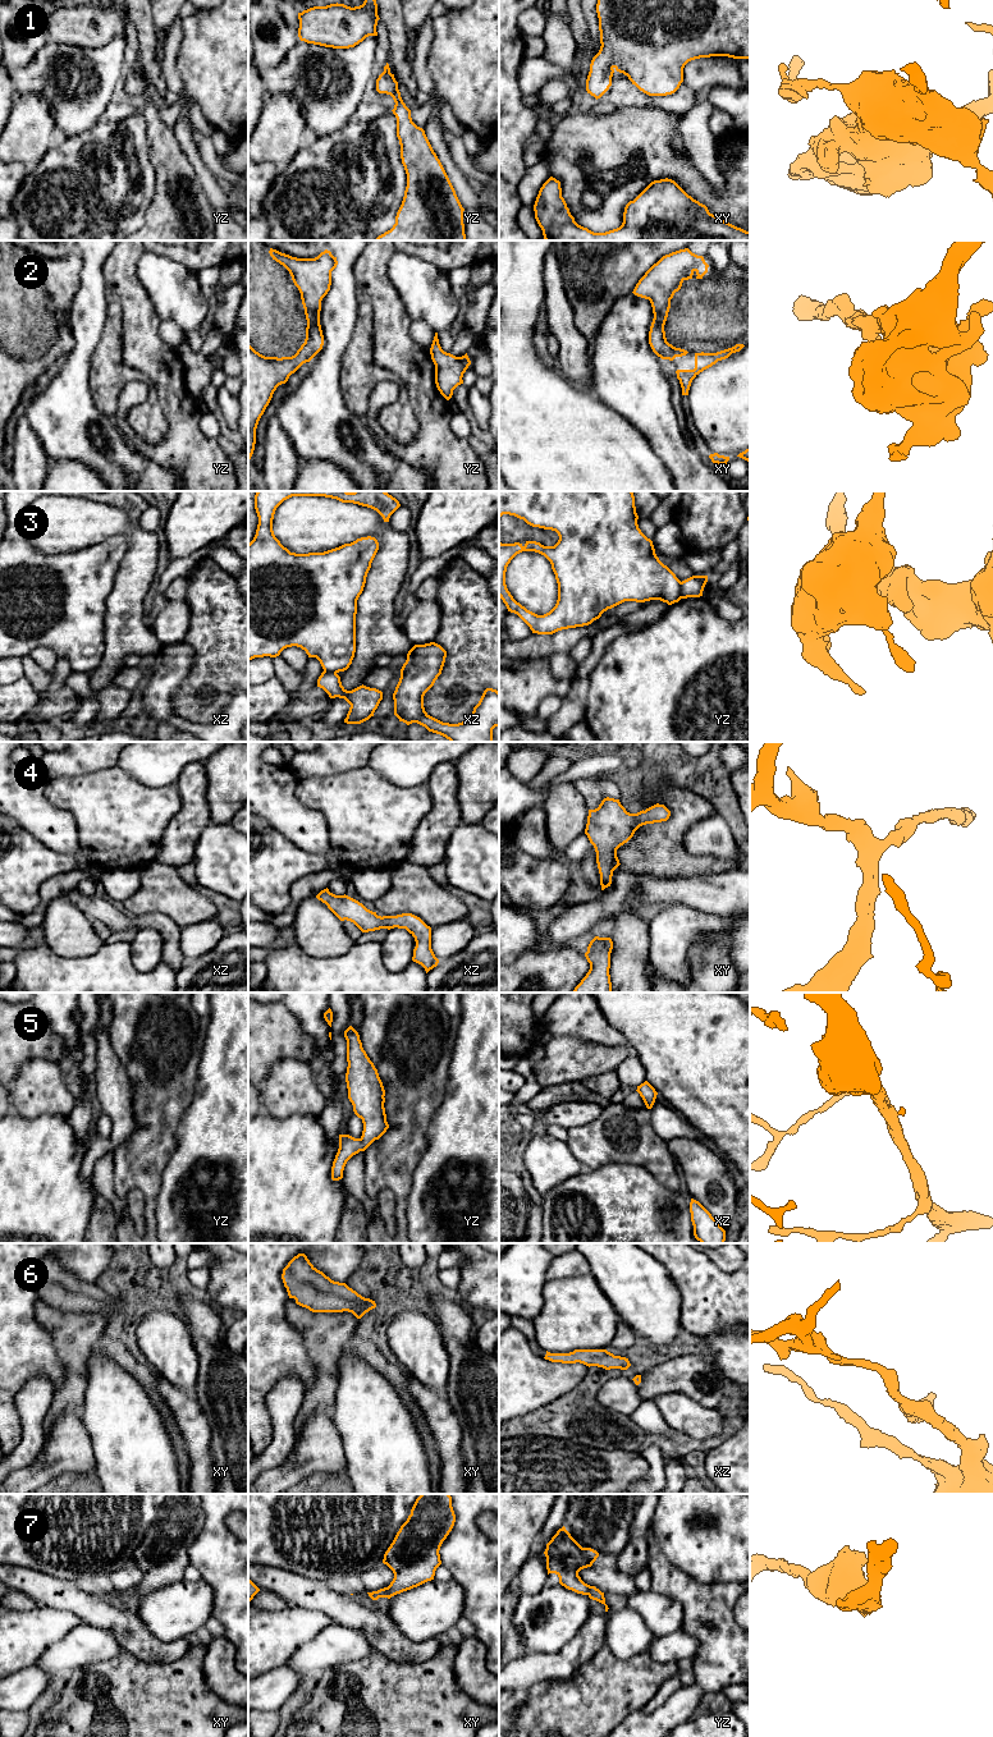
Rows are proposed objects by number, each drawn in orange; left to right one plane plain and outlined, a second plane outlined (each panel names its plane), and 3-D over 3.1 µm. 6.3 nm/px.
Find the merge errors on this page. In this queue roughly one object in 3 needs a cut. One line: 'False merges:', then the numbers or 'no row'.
False merges: 3

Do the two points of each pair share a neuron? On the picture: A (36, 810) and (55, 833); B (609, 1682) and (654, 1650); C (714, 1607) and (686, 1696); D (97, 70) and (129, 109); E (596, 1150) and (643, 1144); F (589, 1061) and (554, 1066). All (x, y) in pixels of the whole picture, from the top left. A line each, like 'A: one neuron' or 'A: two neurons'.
A: one neuron
B: two neurons
C: one neuron
D: two neurons
E: one neuron
F: one neuron

